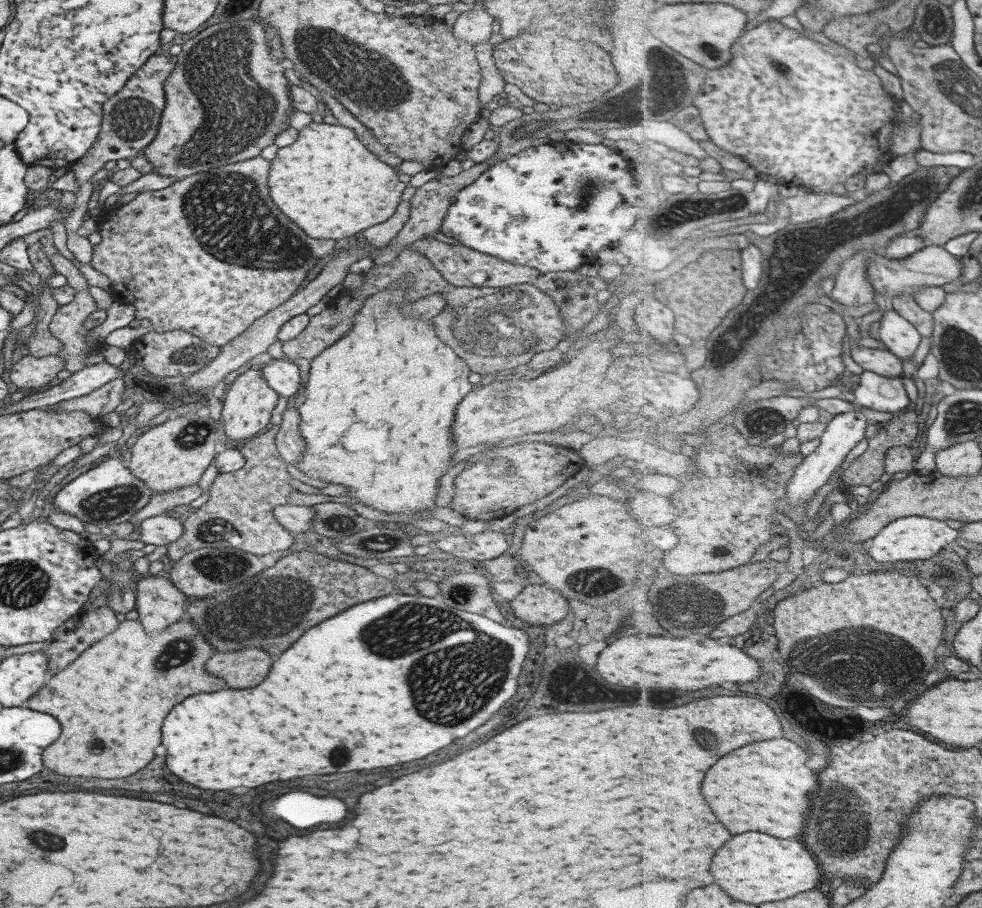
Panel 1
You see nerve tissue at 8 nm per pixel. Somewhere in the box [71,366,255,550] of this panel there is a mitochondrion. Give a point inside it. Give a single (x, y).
(108, 505)

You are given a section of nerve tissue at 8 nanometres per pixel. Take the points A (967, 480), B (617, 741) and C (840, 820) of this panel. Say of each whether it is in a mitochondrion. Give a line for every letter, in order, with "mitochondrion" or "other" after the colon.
A: other
B: other
C: mitochondrion

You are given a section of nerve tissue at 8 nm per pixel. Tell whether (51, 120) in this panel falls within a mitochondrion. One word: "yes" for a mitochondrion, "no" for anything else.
no

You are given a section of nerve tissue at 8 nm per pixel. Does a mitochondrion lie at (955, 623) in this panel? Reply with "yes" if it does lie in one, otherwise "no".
no

